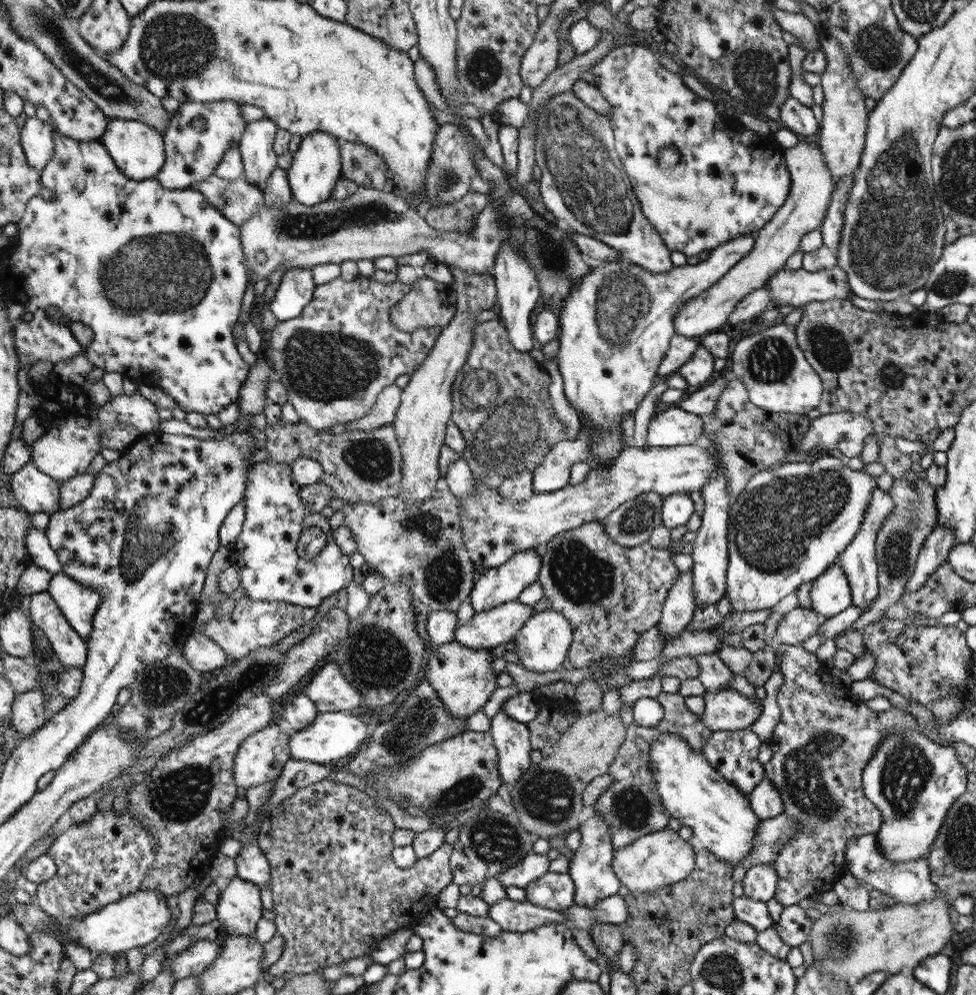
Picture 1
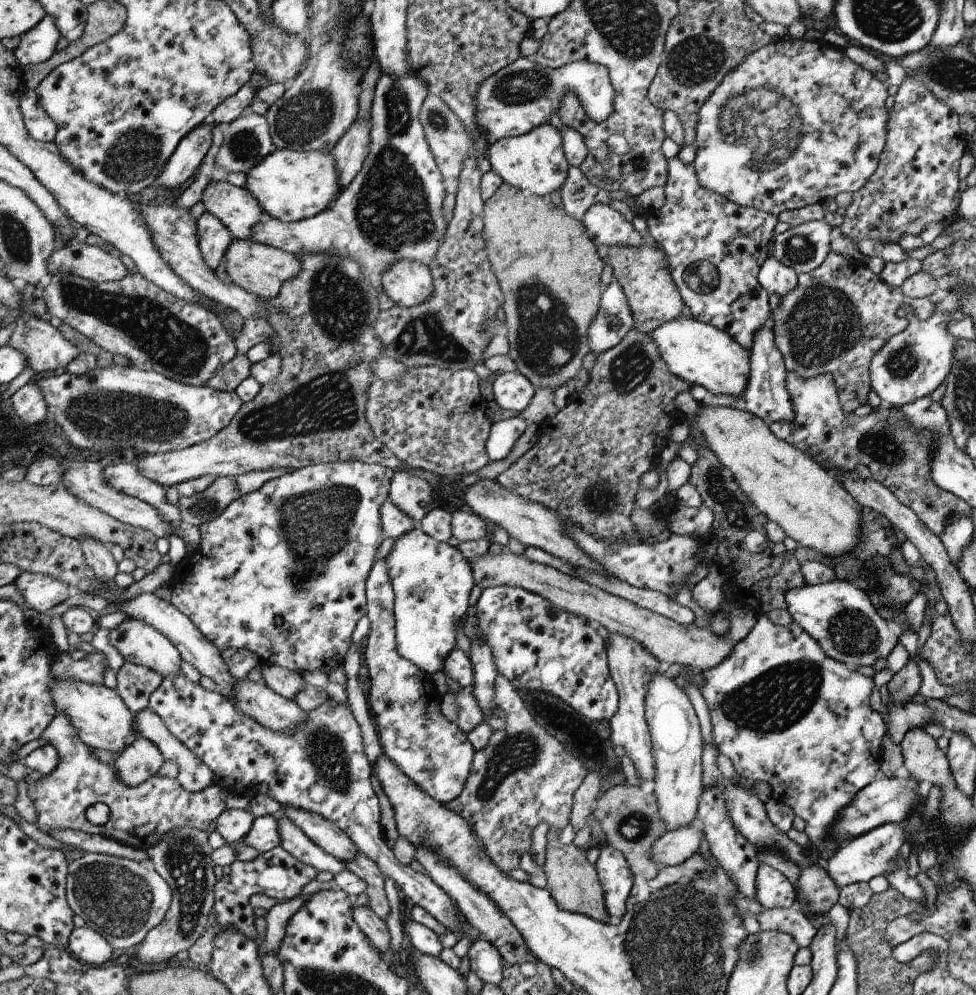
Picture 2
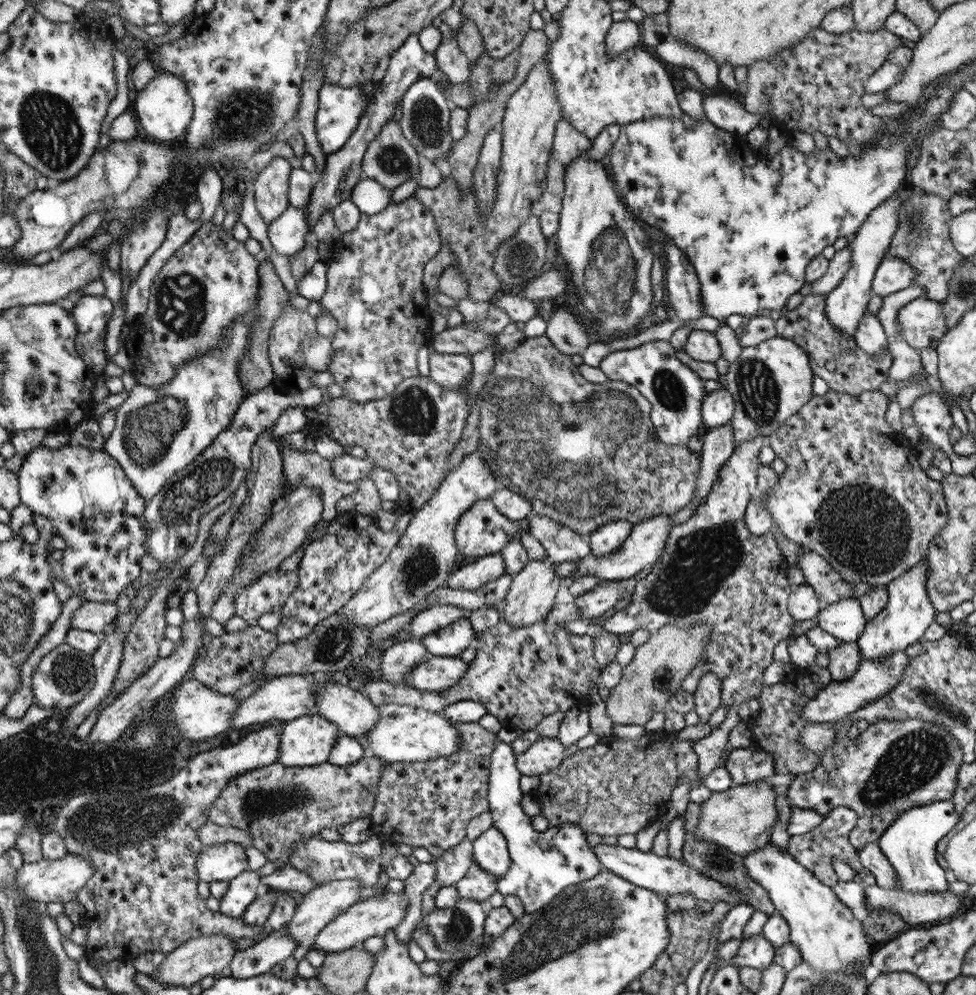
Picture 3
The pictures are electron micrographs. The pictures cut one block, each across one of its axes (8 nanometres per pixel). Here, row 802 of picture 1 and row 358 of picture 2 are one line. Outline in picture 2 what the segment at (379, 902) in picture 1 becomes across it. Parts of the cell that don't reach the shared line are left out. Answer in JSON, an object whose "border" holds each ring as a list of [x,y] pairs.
{"border":[[[298,253],[297,257],[301,262],[301,270],[294,278],[290,278],[284,285],[277,297],[267,299],[265,306],[269,311],[267,321],[275,330],[276,336],[280,338],[280,350],[274,354],[281,357],[281,373],[276,376],[274,382],[263,384],[256,395],[256,398],[249,400],[241,405],[236,416],[228,425],[225,426],[216,436],[210,437],[208,440],[199,442],[196,445],[189,446],[185,449],[178,449],[167,453],[146,453],[143,457],[136,458],[131,461],[132,465],[136,465],[142,476],[152,479],[155,483],[162,485],[164,488],[180,485],[183,482],[195,479],[201,476],[214,475],[218,477],[235,477],[238,474],[252,472],[252,470],[266,470],[268,468],[290,468],[299,469],[308,465],[317,465],[320,463],[338,462],[338,461],[362,461],[365,463],[382,465],[393,471],[398,470],[401,461],[395,454],[384,446],[372,431],[372,427],[368,419],[365,417],[367,403],[369,402],[368,390],[371,381],[376,378],[370,369],[370,364],[384,355],[382,339],[377,335],[375,326],[382,308],[379,306],[379,292],[373,287],[373,284],[363,275],[361,266],[353,258],[343,257],[336,253]]]}

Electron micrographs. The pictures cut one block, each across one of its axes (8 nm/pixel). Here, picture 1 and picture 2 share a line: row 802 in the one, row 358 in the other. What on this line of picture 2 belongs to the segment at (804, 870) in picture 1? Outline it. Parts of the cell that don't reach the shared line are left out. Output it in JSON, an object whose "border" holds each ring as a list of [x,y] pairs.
{"border":[[[830,251],[824,262],[809,273],[798,275],[797,285],[780,299],[778,307],[770,314],[770,325],[775,334],[777,349],[782,353],[786,368],[802,375],[813,377],[819,374],[831,374],[835,378],[837,395],[846,415],[868,402],[868,393],[872,390],[869,366],[872,357],[895,334],[902,332],[909,321],[898,317],[898,308],[910,305],[915,310],[915,317],[920,321],[930,318],[935,306],[928,297],[908,298],[900,287],[886,284],[877,274],[866,268],[862,261],[842,256]]]}

